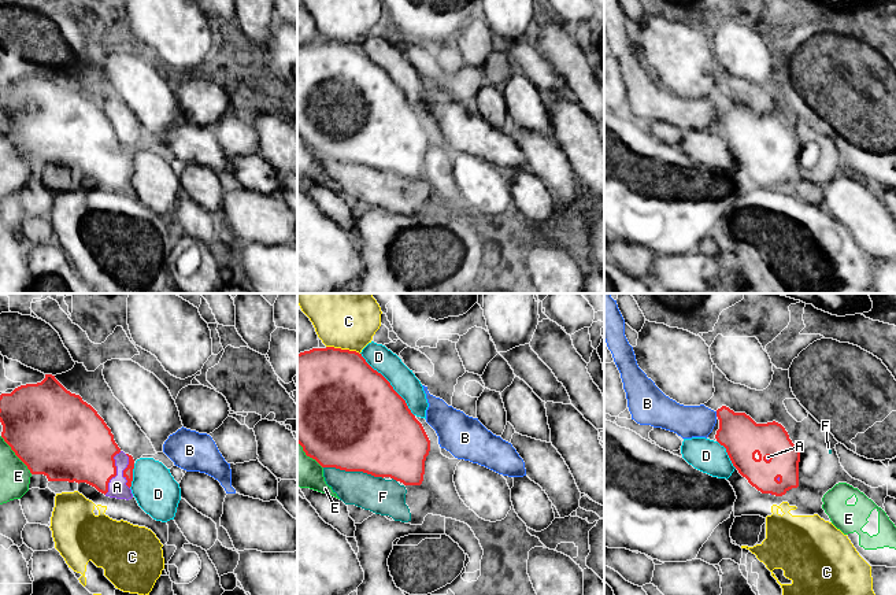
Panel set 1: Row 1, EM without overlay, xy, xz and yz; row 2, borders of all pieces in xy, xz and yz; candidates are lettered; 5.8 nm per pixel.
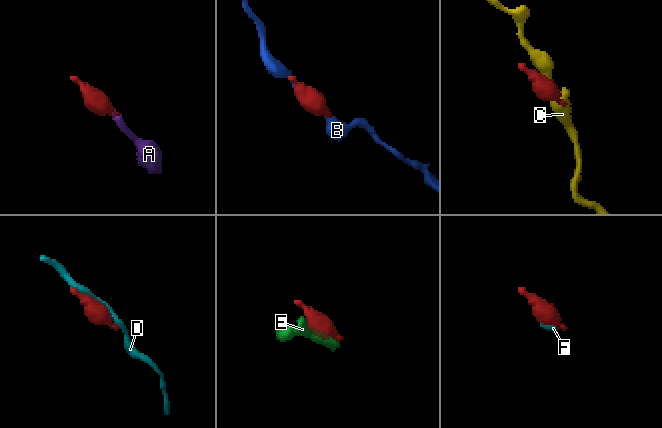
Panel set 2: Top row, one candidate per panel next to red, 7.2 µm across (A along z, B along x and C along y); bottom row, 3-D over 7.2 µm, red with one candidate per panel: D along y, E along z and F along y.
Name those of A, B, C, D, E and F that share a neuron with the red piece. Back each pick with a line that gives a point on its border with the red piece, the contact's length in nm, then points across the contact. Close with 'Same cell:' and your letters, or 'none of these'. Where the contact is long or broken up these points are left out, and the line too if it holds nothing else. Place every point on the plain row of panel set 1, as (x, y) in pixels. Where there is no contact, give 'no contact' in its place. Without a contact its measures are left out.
A: meets red in xy at (115, 165); contact 280 nm long
Same cell: A

